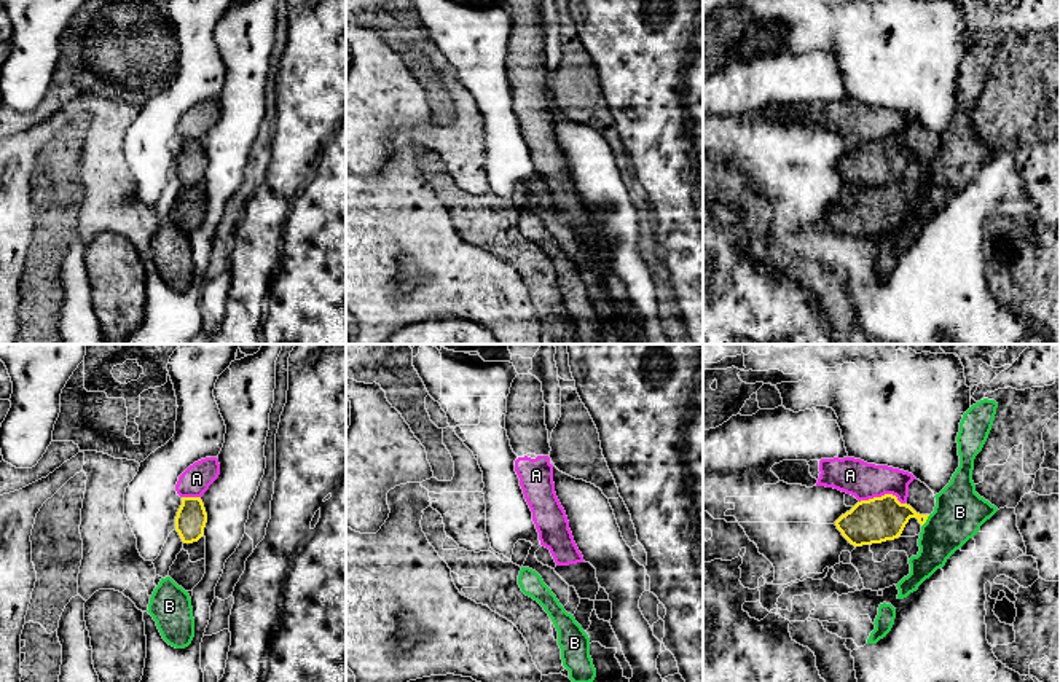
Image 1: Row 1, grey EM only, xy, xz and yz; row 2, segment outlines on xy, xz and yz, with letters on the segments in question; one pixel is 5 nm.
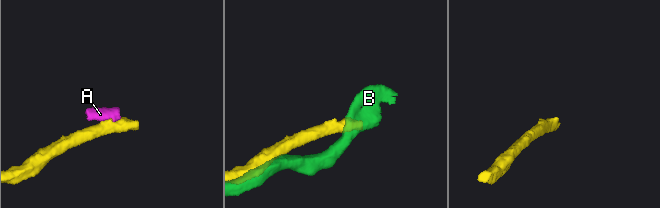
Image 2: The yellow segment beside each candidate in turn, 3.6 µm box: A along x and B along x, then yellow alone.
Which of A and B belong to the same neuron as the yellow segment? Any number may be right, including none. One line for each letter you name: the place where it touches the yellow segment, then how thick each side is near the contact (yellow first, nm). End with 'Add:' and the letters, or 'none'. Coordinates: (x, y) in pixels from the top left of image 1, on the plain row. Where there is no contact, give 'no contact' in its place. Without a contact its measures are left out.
Add: none

